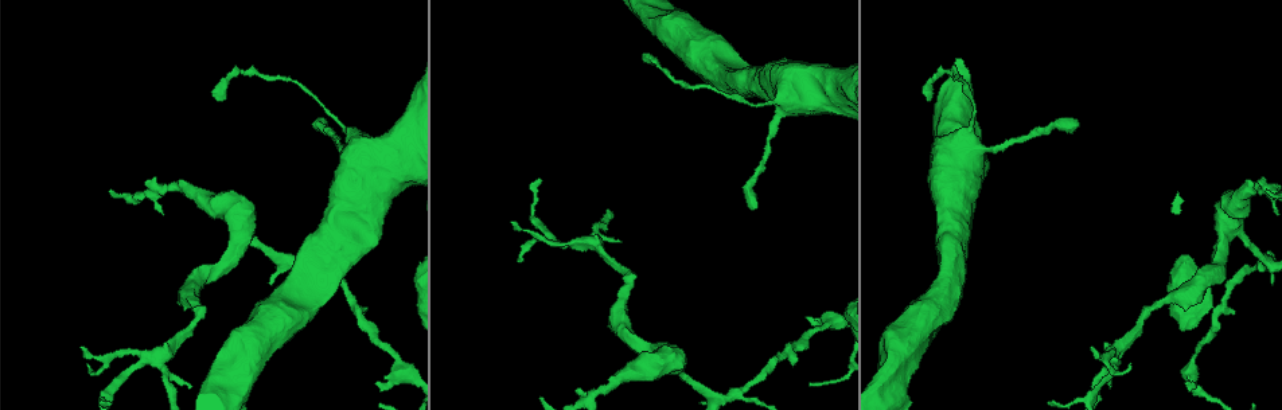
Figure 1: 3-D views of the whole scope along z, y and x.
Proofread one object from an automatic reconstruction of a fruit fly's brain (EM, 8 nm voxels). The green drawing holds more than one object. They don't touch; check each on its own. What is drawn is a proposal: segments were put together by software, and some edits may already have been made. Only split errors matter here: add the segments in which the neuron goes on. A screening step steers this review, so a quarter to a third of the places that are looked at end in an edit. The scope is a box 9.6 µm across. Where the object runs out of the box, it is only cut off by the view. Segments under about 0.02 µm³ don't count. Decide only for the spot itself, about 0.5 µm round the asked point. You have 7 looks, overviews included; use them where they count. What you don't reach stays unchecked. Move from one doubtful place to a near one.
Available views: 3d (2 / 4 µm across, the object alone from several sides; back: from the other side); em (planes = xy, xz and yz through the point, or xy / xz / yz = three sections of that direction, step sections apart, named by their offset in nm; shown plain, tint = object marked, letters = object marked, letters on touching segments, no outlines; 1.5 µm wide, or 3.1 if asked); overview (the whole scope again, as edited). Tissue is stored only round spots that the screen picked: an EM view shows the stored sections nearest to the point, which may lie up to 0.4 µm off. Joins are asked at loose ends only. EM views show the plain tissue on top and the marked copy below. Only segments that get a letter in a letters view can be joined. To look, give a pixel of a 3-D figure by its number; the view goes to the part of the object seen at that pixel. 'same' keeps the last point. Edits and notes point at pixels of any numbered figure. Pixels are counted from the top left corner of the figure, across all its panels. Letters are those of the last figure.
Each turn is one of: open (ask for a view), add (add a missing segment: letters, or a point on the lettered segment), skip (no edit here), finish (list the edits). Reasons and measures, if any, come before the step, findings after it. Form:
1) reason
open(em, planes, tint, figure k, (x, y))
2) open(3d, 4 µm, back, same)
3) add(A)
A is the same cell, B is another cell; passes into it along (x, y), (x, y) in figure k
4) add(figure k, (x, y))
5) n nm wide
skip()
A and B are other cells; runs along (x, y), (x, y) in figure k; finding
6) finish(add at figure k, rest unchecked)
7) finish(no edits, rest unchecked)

an open end
open(3d, 2 µm, figure 1, (87, 363))

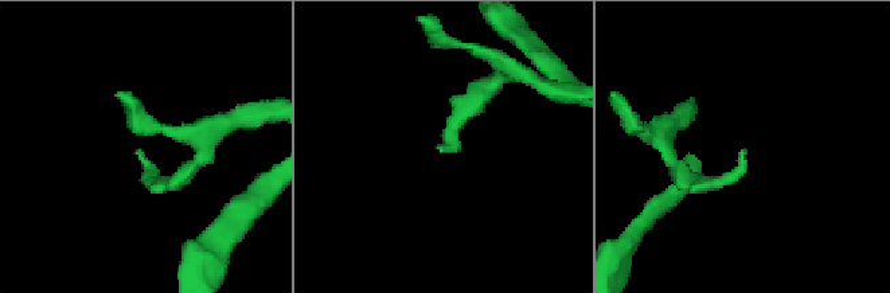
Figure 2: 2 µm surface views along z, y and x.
open(em, planes, letters, figure 2, (136, 153))

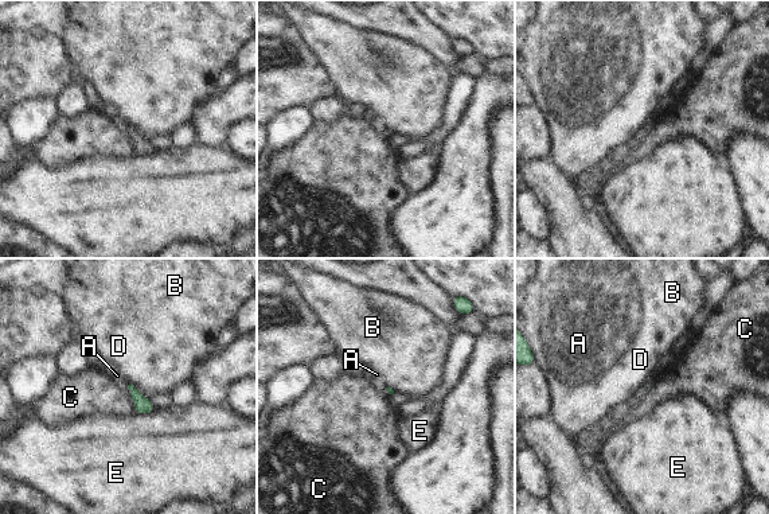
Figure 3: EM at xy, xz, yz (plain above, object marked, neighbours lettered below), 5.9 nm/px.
skip()
A, B, C, D and E are other cells; no lettered segment goes on from it

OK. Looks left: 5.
tapers out
open(3d, 4 µm, figure 1, (619, 240))

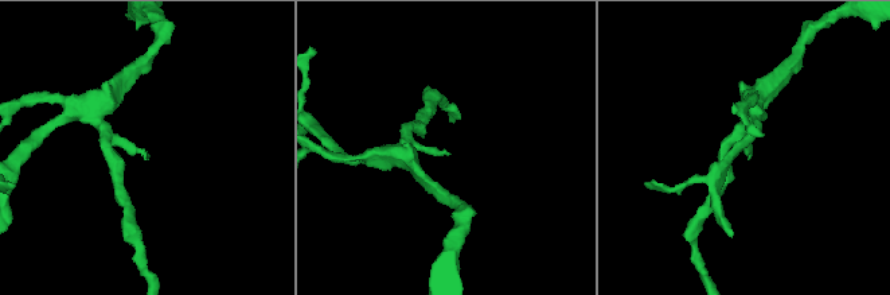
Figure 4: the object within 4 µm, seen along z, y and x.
need the tissue
open(em, planes, letters, figure 4, (448, 152))

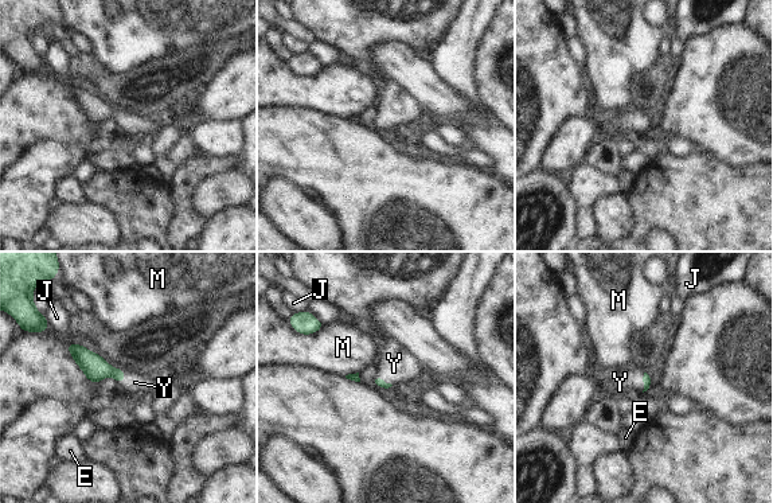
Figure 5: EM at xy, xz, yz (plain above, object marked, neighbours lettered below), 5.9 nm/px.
M touches over 140 nm
add(Y)
Y is the same cell, E, J and M are other cells; passes into it along (647, 381), (643, 381), (617, 383) in figure 5; the neuron continues

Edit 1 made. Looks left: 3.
see it whole again
open(overview)

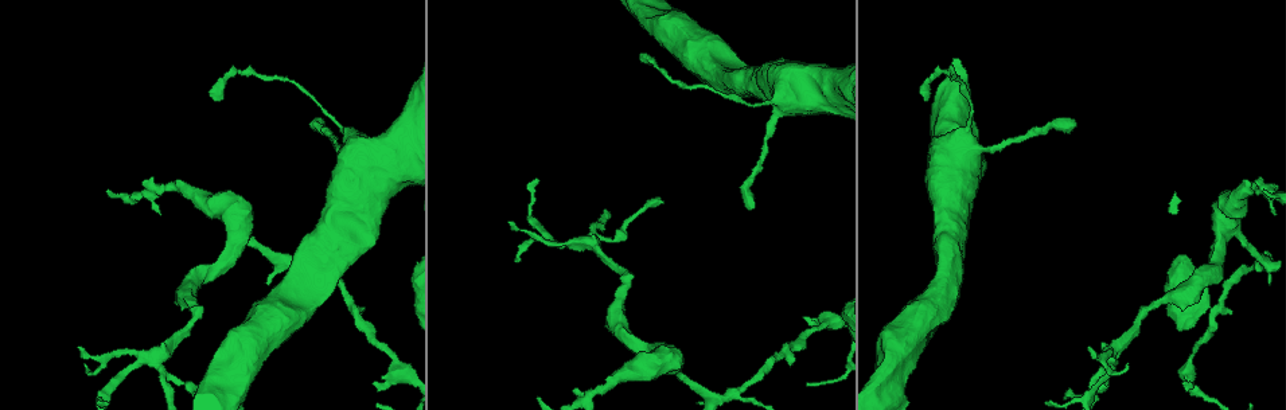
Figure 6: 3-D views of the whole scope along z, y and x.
thin end
open(3d, 2 µm, figure 6, (927, 101))

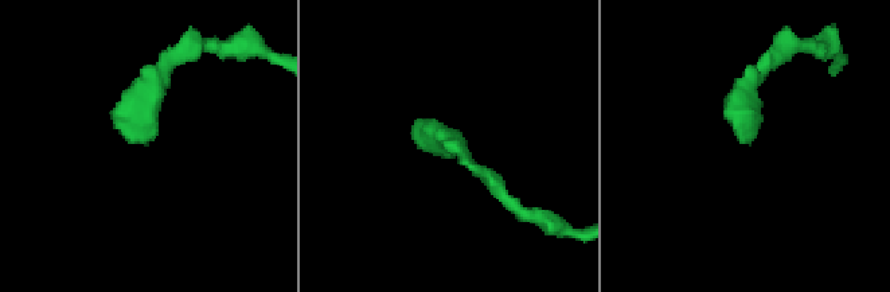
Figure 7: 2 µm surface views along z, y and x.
now the EM
open(em, planes, letters, figure 7, (430, 133))

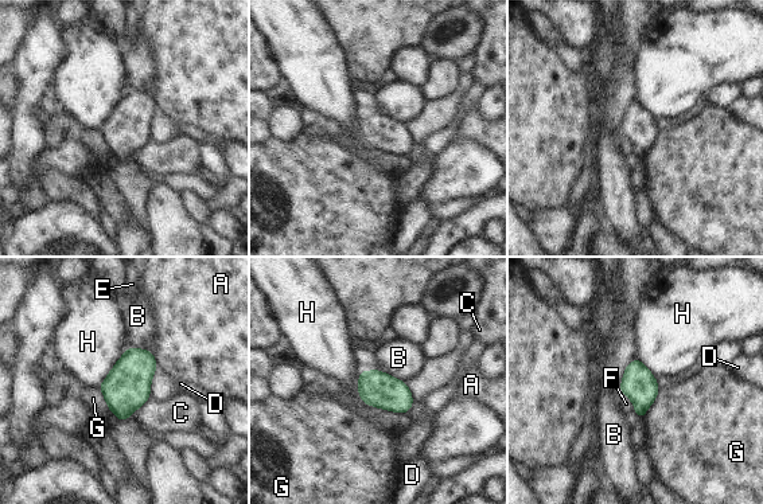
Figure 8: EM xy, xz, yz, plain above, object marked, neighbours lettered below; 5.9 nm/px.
H touches over 300 nm
skip()
A, B, C, D, E, F, G and H are other cells; border along (622, 393), (633, 403), (634, 410) in figure 8; no lettered segment goes on from it

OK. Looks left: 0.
finish(add at figure 5, rest unchecked)

